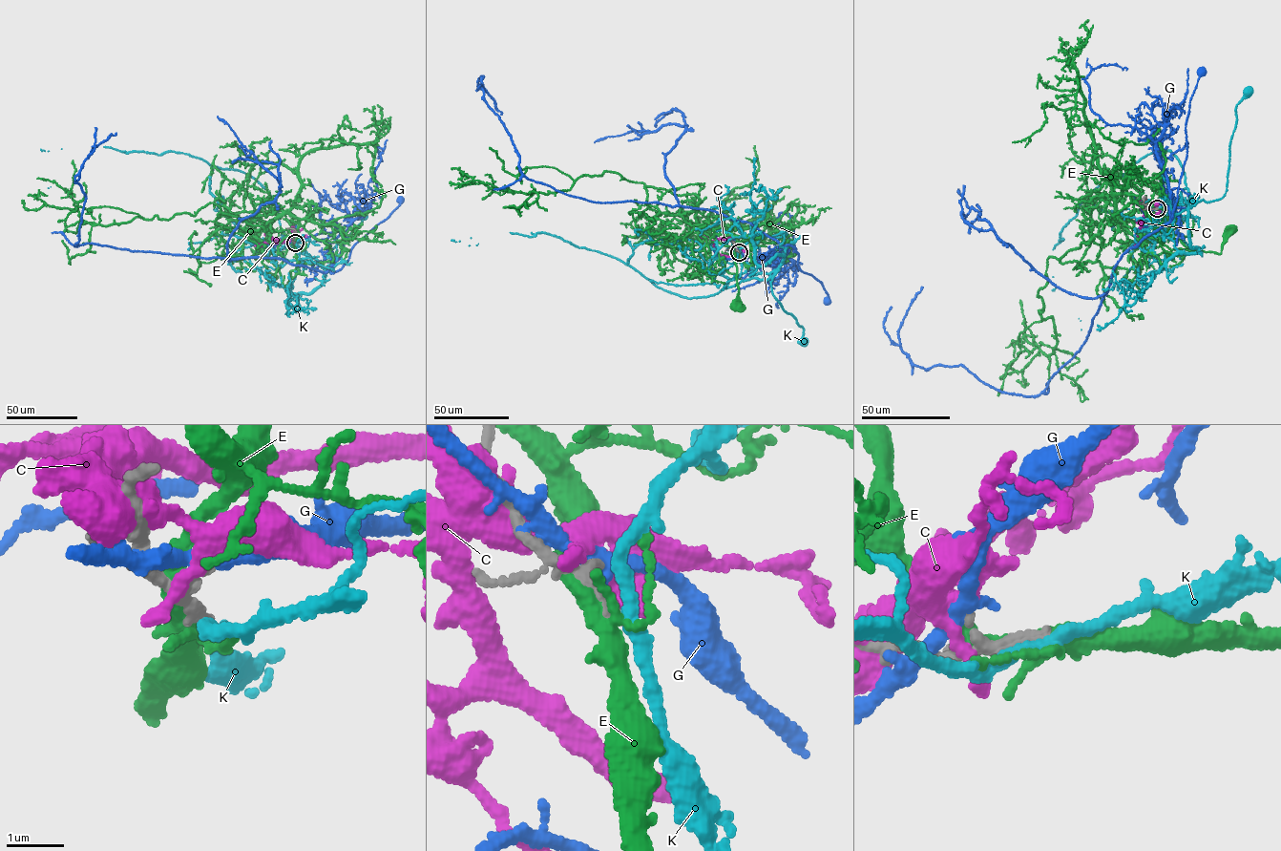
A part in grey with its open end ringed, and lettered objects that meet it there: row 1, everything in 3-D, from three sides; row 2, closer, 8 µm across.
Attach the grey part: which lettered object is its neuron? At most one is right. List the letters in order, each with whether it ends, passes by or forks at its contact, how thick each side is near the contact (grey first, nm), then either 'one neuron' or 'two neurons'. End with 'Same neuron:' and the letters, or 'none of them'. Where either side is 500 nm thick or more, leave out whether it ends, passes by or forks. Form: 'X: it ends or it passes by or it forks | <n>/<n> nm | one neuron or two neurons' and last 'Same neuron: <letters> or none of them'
C: it passes by | 170/240 nm | two neurons
E: it forks | 220/260 nm | two neurons
G: it passes by | 140/260 nm | two neurons
K: it passes by | 170/240 nm | two neurons
Same neuron: none of them

